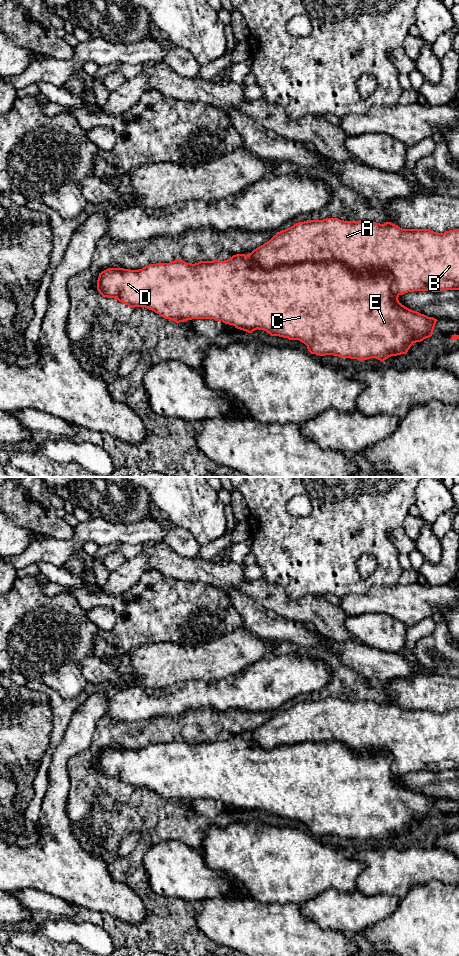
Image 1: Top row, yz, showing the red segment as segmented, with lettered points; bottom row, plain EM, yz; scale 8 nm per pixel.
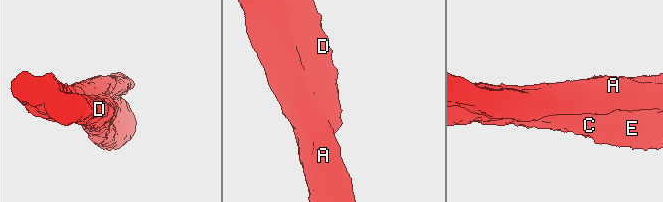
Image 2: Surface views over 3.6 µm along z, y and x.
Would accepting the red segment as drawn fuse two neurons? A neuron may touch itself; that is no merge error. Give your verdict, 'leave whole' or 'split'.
split

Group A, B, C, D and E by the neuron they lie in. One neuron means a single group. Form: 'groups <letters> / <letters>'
groups A B / C D E

